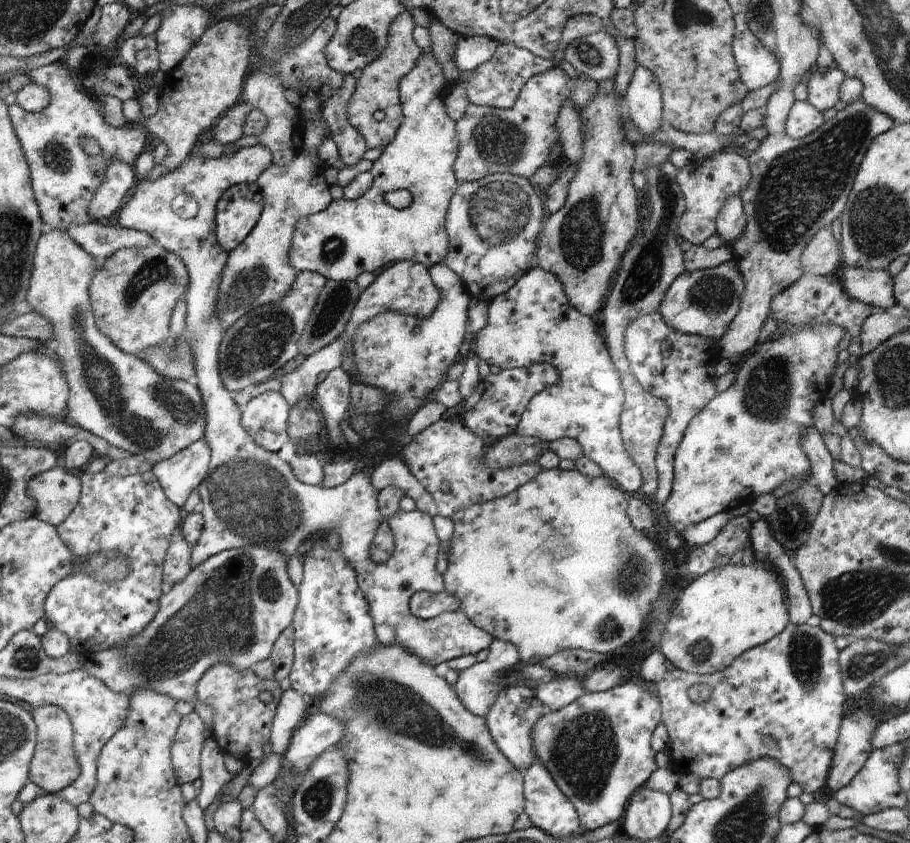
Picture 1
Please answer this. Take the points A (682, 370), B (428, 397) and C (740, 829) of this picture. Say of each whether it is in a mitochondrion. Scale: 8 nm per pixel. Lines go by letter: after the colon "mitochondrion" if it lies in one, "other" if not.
A: other
B: other
C: mitochondrion

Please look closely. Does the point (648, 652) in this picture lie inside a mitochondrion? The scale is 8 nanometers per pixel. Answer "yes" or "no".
no

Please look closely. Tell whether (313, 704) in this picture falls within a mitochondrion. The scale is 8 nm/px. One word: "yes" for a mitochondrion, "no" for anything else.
no

